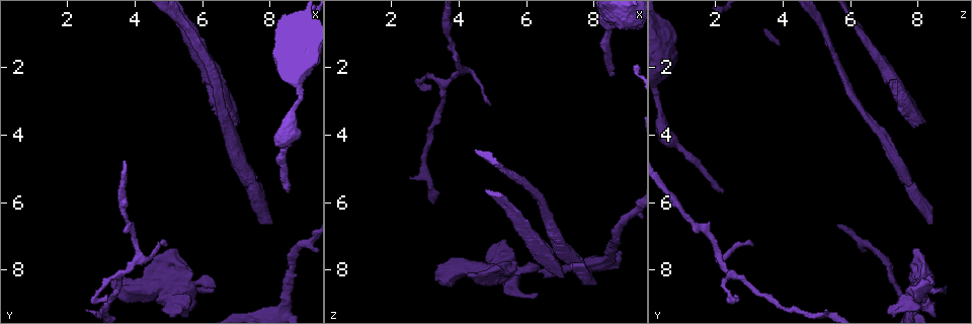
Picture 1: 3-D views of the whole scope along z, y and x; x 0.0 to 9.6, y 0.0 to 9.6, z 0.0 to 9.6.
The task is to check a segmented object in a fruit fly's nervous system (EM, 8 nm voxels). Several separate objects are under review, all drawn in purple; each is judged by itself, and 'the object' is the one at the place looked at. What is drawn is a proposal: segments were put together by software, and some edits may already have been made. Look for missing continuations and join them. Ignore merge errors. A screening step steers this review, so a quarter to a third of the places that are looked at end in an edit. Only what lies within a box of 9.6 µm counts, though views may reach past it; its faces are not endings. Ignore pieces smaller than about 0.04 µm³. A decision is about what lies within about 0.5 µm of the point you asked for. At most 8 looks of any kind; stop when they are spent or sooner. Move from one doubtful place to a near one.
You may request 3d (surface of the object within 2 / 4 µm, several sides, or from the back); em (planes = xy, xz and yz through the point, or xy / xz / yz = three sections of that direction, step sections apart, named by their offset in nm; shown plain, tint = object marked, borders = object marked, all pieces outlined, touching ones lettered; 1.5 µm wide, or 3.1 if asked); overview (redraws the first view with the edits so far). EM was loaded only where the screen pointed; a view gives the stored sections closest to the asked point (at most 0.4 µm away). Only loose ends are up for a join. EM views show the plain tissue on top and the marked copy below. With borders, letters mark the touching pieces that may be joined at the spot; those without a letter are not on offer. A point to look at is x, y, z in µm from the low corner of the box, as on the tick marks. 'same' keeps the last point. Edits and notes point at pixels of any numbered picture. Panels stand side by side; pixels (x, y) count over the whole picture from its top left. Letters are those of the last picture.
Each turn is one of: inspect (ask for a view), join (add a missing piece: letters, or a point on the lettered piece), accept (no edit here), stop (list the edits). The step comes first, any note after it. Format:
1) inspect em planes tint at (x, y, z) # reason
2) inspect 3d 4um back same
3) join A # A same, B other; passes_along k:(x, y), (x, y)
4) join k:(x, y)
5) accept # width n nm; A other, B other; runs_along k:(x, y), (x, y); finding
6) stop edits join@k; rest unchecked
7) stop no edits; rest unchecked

inspect em yz step 8 tint at (3.40, 8.25, 8.20) # free end

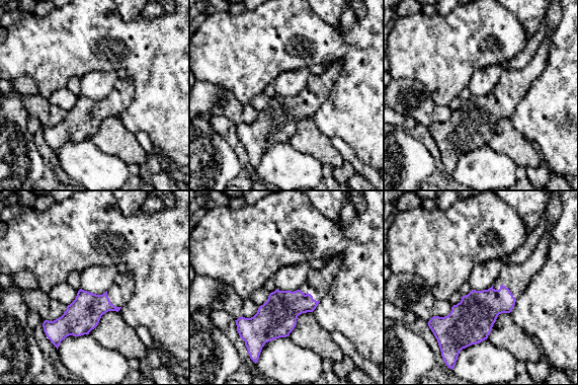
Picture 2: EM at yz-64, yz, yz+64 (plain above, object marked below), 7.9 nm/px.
inspect em planes borders same

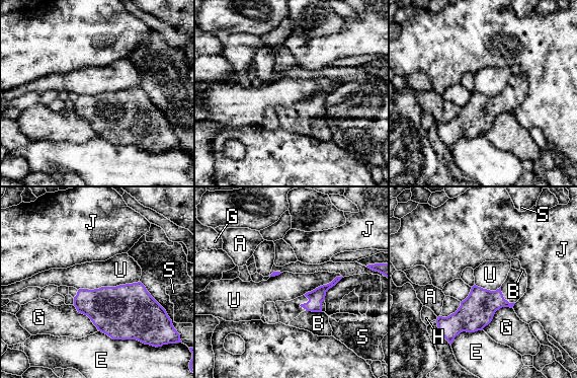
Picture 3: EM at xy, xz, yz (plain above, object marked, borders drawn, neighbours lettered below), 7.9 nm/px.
join B # longest_contact U 500 nm; A other, B same, E other, G other, H other, J other, S other, U other; passes_along 3:(316, 297), (314, 311), (318, 323); the cell continues

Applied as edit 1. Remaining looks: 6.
inspect overview # redraw

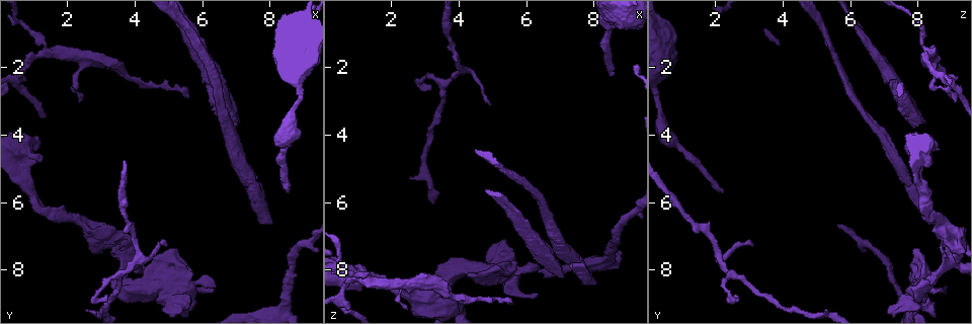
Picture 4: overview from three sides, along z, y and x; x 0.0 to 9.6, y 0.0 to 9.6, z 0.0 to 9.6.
inspect 3d 2um back at (7.05, 3.60, 8.25) # thick end

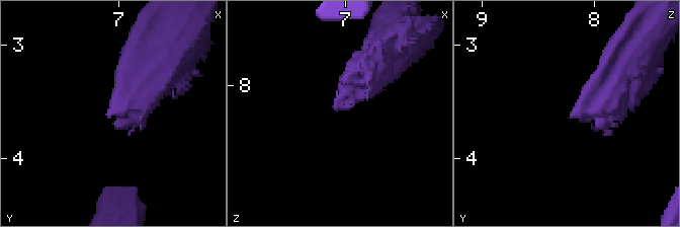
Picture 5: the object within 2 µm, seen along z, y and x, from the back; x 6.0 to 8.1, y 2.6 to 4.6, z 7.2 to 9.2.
inspect em planes borders at (7.10, 3.64, 8.24) # shape alone is not enough

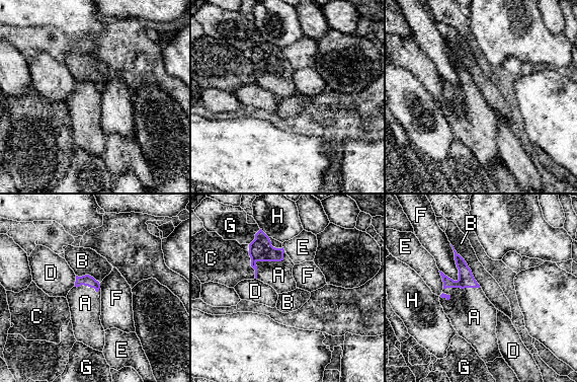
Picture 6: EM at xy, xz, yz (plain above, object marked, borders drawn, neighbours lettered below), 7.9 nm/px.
join A # A same, B other, C other, D other, E other, F other, G other, H other; passes_along 6:(260, 249), (265, 260), (278, 275); it goes on there

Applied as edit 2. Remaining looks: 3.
inspect 3d 2um at (8.10, 6.65, 8.40) # an open end

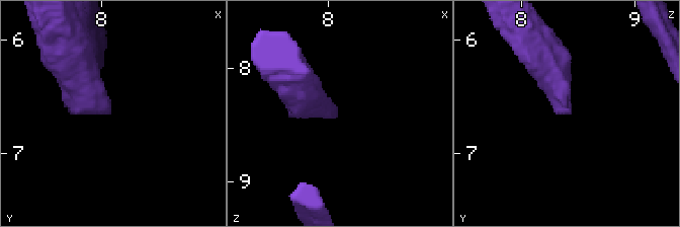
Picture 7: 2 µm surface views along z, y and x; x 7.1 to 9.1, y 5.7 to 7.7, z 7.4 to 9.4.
inspect em planes borders at (8.08, 6.58, 8.36) # shape alone is not enough

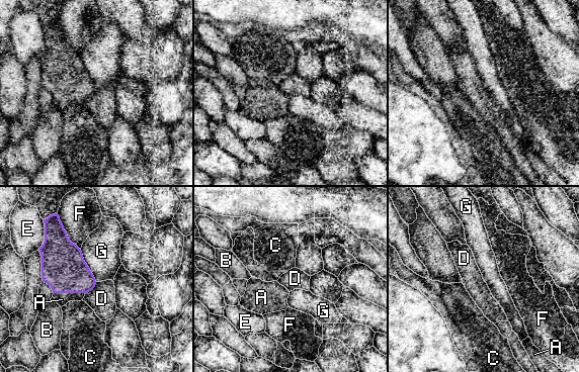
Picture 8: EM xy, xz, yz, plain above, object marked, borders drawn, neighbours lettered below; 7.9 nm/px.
join A # width 240 nm; A same, B other, C other, D other, E other, F other, G other; passes_along 8:(63, 267), (70, 292), (62, 299); the cell continues

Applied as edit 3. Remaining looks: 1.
stop edits join@3, join@6, join@8; rest unchecked

